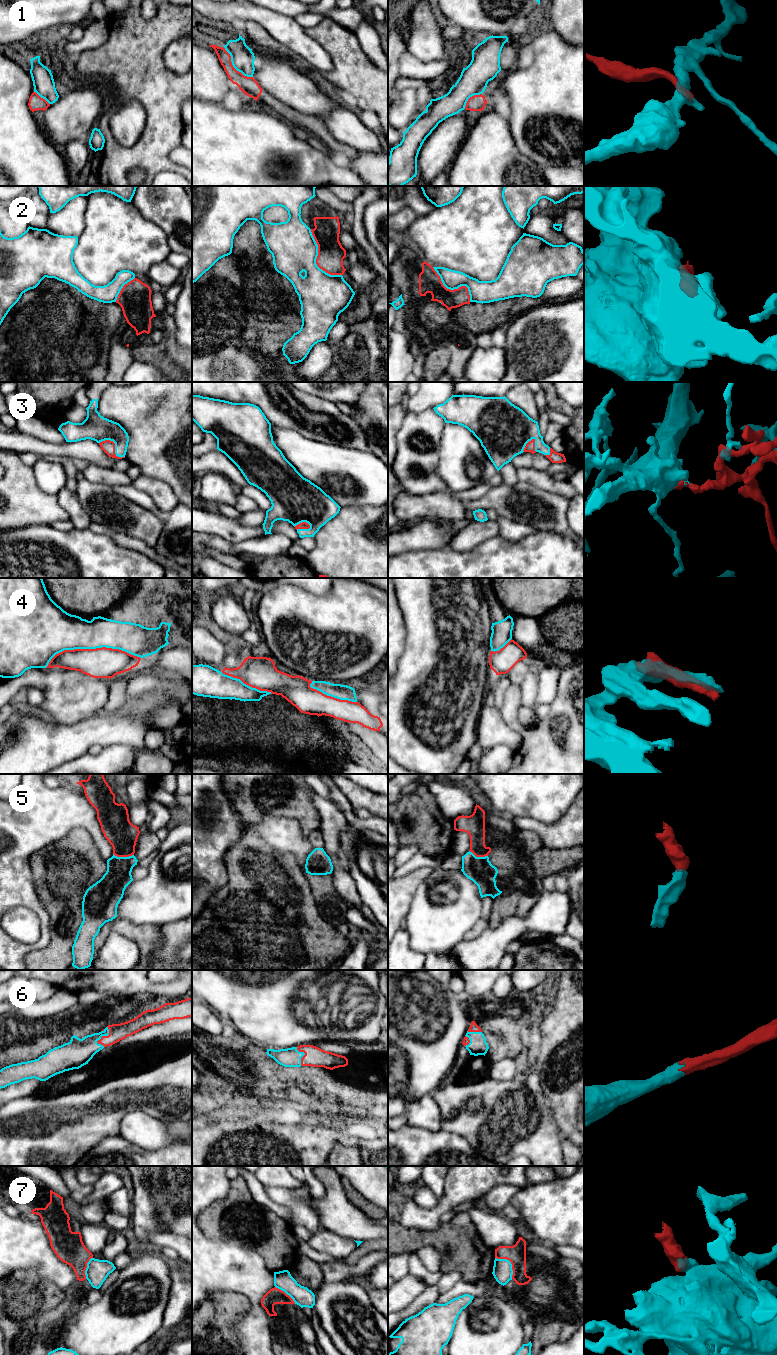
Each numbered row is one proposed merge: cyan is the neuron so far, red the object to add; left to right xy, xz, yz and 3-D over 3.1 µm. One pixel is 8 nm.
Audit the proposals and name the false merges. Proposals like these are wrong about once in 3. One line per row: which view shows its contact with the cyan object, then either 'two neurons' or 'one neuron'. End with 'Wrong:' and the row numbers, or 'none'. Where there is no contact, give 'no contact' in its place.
1: meets cyan in xz; two neurons
2: meets cyan in xz; two neurons
3: meets cyan in xy; one neuron
4: meets cyan in xy; two neurons
5: meets cyan in xy; one neuron
6: meets cyan in xy; one neuron
7: meets cyan in yz; two neurons
Wrong: 1, 2, 4, 7

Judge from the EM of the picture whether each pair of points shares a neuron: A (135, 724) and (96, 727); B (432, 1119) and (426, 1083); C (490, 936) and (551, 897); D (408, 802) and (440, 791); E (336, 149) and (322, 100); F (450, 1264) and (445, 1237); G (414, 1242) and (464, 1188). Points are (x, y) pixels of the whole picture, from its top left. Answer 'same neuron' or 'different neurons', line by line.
A: same neuron
B: different neurons
C: same neuron
D: different neurons
E: different neurons
F: same neuron
G: different neurons

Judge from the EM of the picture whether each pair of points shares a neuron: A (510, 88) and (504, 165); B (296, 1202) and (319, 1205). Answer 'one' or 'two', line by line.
A: two
B: two

